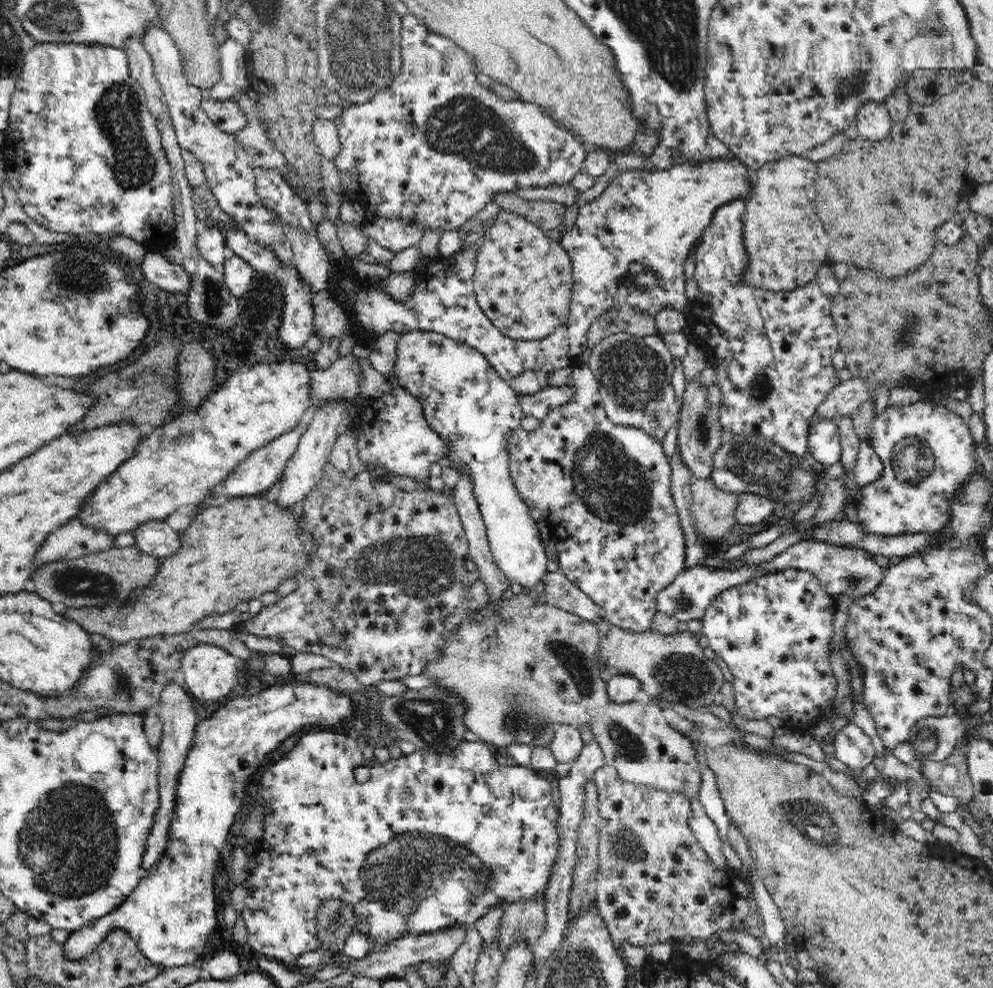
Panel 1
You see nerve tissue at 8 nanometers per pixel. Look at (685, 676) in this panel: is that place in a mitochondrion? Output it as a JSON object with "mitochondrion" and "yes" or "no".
{"mitochondrion":"yes"}

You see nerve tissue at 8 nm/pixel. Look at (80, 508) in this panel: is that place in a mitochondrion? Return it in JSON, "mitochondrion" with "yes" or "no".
{"mitochondrion":"no"}

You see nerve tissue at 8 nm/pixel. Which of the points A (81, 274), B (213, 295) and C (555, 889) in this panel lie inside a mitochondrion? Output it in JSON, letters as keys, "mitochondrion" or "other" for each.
{"A":"mitochondrion","B":"mitochondrion","C":"other"}

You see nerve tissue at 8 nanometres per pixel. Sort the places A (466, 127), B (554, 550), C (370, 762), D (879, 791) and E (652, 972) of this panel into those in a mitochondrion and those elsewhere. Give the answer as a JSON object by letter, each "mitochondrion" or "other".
{"A":"mitochondrion","B":"other","C":"other","D":"other","E":"other"}

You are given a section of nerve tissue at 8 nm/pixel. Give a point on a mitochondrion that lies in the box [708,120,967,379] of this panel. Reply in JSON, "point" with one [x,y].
{"point":[904,336]}

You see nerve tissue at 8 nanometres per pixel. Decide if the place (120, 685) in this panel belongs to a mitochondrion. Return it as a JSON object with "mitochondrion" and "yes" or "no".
{"mitochondrion":"yes"}

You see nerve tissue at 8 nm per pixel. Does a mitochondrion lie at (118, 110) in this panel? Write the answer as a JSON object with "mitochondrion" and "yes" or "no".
{"mitochondrion":"yes"}

